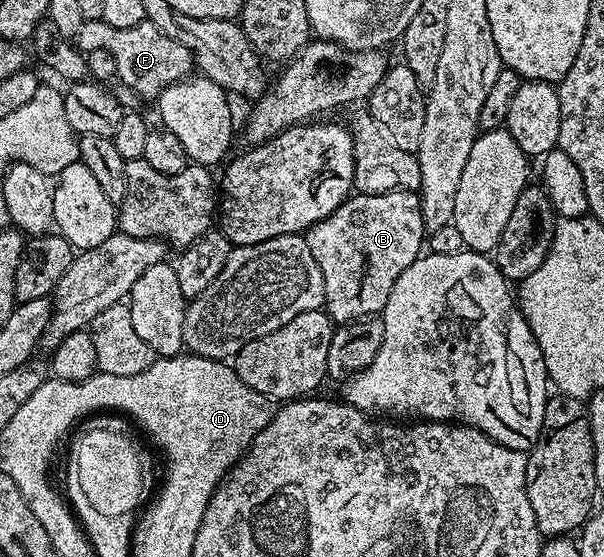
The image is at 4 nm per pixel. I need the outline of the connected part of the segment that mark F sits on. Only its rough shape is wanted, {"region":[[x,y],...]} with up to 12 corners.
{"region":[[88,20],[73,45],[105,48],[117,81],[157,99],[191,77],[184,44],[145,21],[112,28]]}

